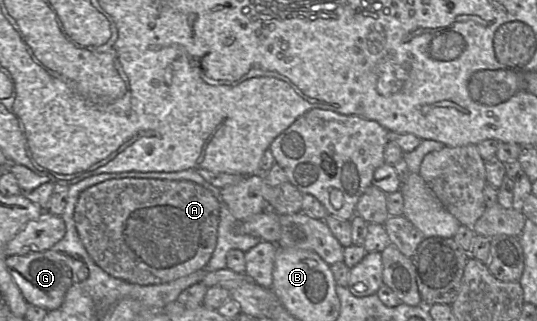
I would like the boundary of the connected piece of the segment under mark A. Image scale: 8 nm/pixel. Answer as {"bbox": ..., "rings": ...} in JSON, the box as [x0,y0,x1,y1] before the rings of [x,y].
{"bbox":[74,178,219,286],"rings":[[[121,178],[84,190],[75,206],[74,222],[85,250],[98,267],[114,278],[148,286],[169,283],[205,269],[217,244],[219,214],[218,200],[192,181]]]}

